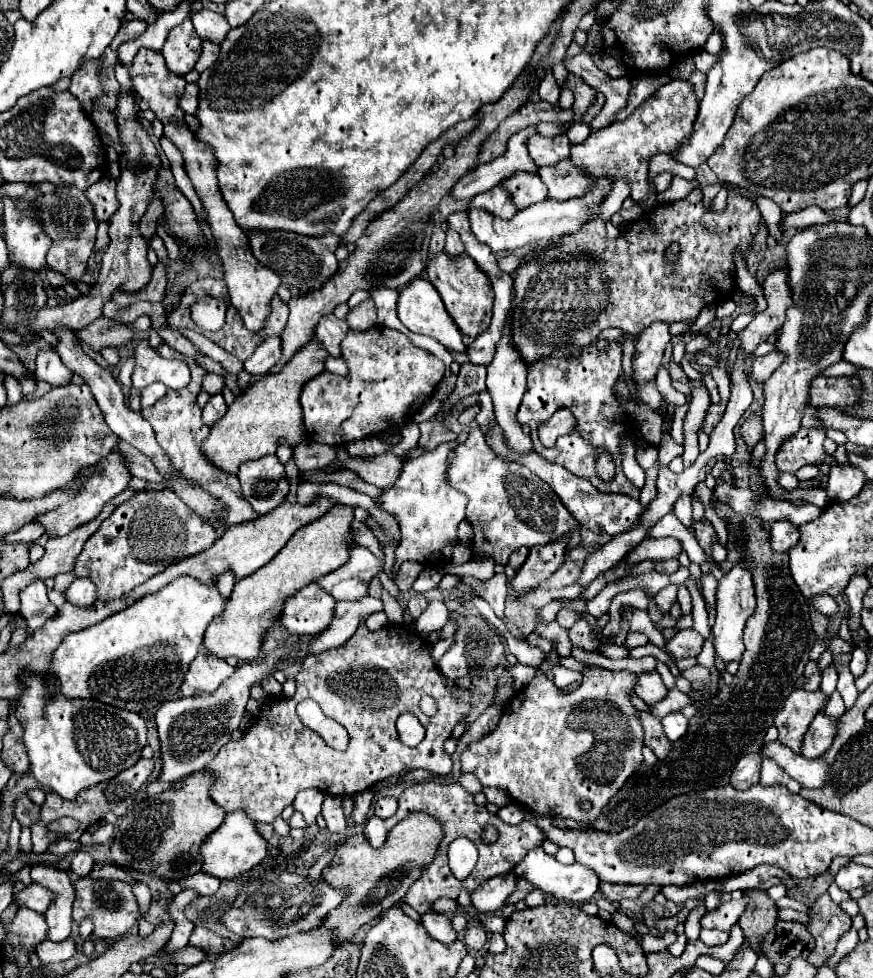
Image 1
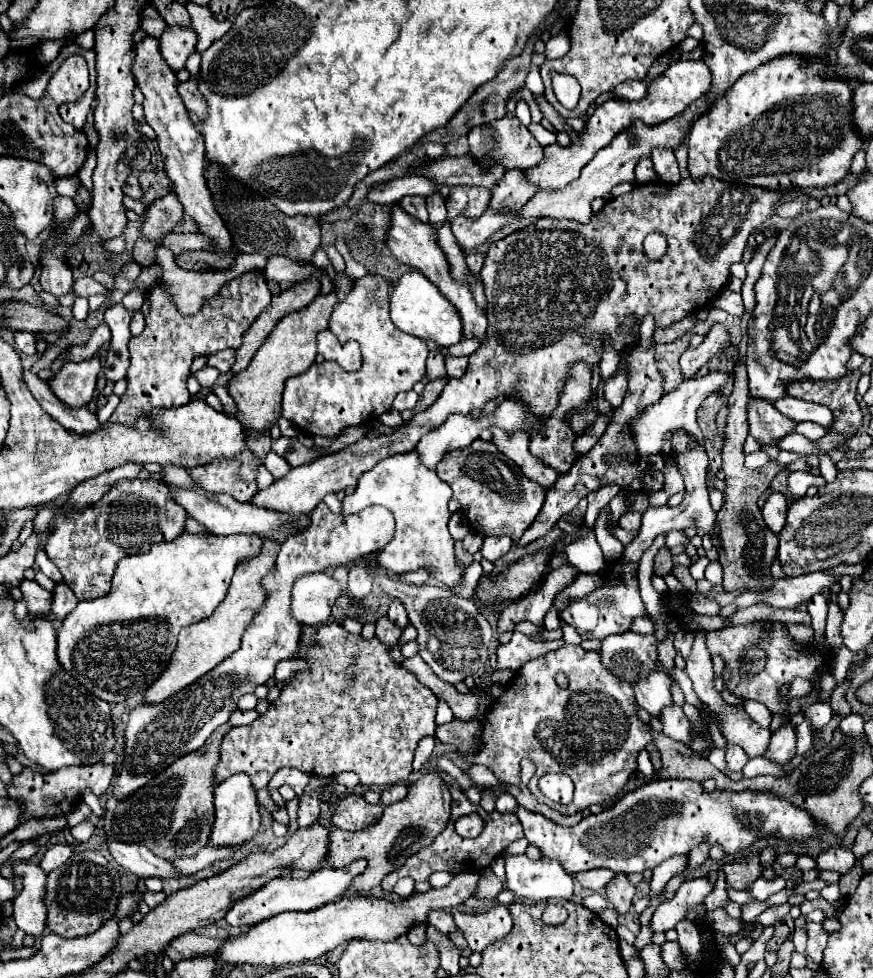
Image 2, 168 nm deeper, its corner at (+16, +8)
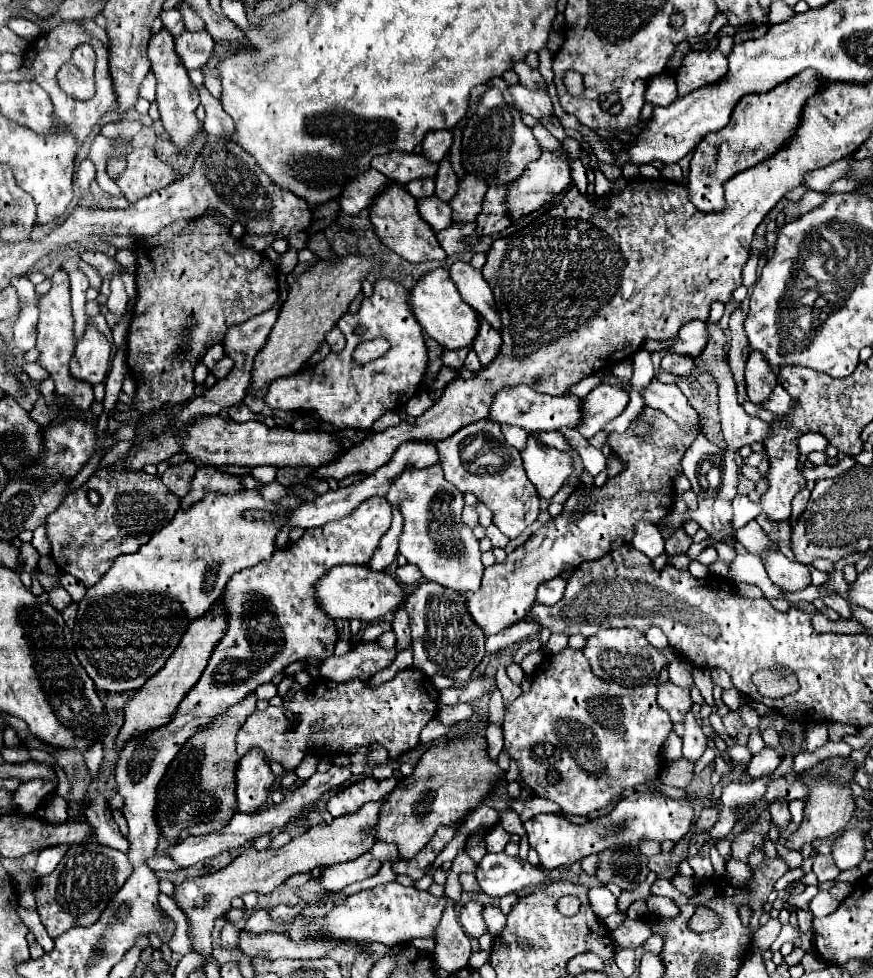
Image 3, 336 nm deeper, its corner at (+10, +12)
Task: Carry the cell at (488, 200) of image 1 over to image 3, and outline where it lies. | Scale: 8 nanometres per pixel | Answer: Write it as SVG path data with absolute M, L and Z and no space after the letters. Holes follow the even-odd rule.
M464 175L460 179L458 193L450 201L452 207L452 221L454 223L470 223L478 217L478 211L482 211L482 199L488 185L482 183L482 179L474 175Z

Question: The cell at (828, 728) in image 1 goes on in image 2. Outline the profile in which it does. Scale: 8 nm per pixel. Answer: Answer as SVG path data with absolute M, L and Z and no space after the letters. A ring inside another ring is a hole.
M790 723L786 727L780 727L768 745L768 751L764 753L766 759L770 759L772 763L784 765L788 763L792 757L796 755L796 727Z

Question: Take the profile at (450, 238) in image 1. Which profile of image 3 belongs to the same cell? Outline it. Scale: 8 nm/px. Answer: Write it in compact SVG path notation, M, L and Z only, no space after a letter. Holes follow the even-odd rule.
M444 157L440 161L438 173L436 173L436 197L444 199L444 201L450 201L454 197L456 189L458 189L458 177L456 177L448 157Z

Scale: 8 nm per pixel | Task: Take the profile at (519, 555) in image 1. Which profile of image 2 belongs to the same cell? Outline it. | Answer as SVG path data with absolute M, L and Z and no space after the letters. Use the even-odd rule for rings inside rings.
M484 537L484 545L482 545L482 555L488 561L496 561L498 557L502 557L504 553L508 553L512 549L514 541L508 537Z

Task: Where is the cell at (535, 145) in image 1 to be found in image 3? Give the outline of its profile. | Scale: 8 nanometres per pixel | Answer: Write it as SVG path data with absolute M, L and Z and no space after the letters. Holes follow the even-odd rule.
M490 87L474 113L468 119L464 137L462 137L462 165L466 173L478 175L478 179L486 181L488 185L508 185L518 179L526 165L542 155L540 145L536 143L532 129L524 125L520 111L508 105L502 97L502 91Z

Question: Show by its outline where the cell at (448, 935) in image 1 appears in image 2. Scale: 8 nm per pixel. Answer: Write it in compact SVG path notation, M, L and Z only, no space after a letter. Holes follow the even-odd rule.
M432 911L428 915L428 923L434 925L434 927L438 927L444 933L452 933L452 931L458 929L456 923L454 923L454 919L452 919L452 913L450 911Z

